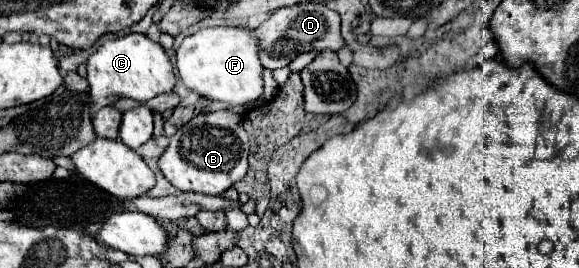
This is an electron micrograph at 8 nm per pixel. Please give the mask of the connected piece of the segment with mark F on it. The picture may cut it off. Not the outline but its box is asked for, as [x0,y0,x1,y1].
[176,27,262,107]

